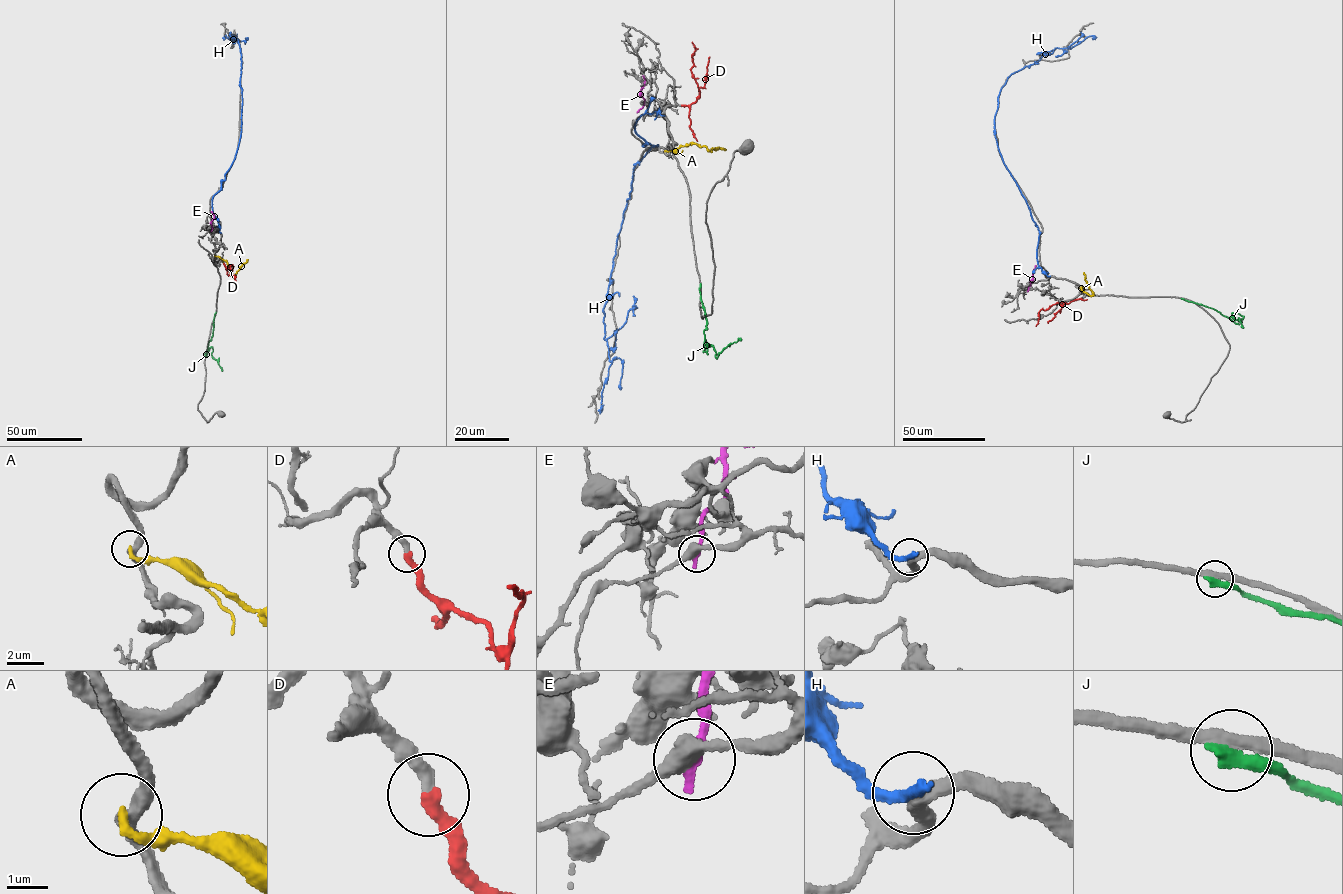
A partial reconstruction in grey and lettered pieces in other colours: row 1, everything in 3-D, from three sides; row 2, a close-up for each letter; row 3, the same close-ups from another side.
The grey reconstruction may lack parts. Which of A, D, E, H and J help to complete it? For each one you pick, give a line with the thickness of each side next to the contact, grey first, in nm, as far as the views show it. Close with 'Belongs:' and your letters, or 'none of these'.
D: Thickness 320 nm (grey) against 360 nm
Belongs: D

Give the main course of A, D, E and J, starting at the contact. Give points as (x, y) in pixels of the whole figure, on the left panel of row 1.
A: (214, 255), (227, 262), (233, 277), (247, 259)
D: (223, 263), (231, 271), (233, 267), (230, 265), (228, 276)
E: (211, 230), (214, 215), (211, 211)
J: (216, 312), (207, 347), (212, 348), (212, 358), (222, 371)

